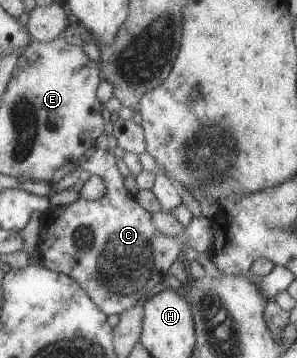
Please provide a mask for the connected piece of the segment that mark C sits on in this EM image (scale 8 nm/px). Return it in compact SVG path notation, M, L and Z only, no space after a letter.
M101 134L80 159L80 167L89 173L103 177L107 193L103 199L89 201L79 198L66 206L50 206L43 214L38 233L38 252L43 265L53 271L74 279L87 292L95 305L105 315L120 315L139 303L141 297L169 275L169 267L177 259L183 247L193 247L198 252L210 252L213 245L213 223L203 216L193 216L191 223L184 227L183 233L177 237L167 237L157 231L152 220L152 213L145 211L136 196L129 193L123 184L123 175L115 164L115 154L118 143L113 134Z

